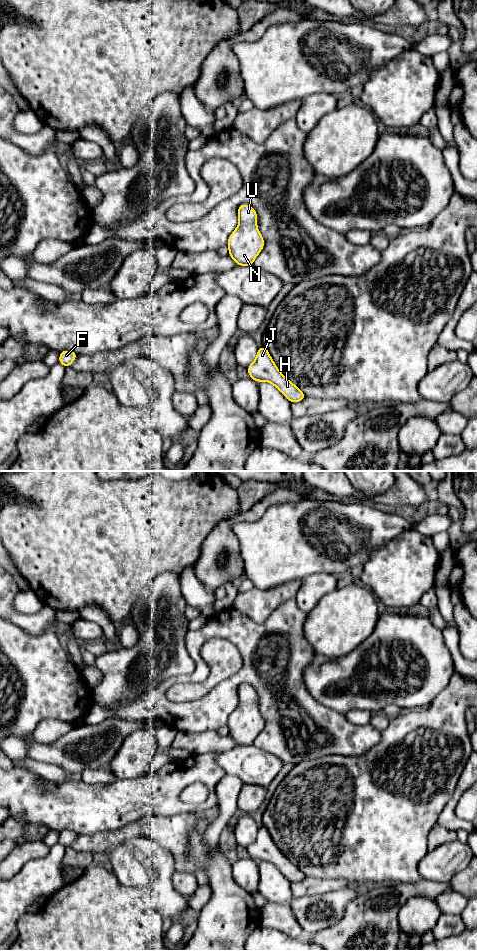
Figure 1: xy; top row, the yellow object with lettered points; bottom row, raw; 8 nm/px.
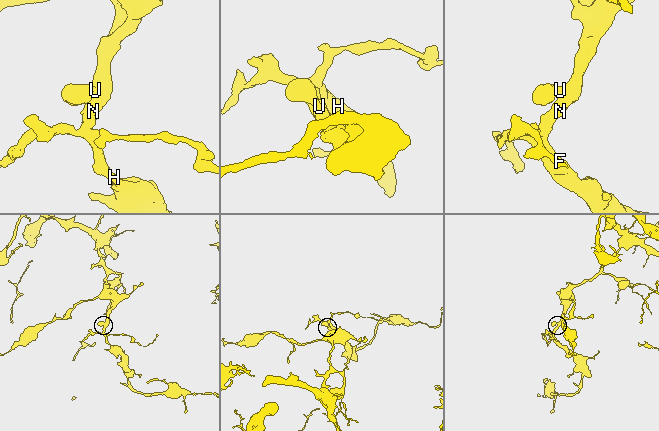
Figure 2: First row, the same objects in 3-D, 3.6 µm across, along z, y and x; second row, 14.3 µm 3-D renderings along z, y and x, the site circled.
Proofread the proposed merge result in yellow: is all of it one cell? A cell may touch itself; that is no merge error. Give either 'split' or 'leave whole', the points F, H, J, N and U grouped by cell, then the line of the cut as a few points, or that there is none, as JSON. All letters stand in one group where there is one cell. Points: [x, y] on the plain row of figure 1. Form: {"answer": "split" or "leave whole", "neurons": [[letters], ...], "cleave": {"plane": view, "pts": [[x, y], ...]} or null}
{"answer": "leave whole", "neurons": [["F", "H", "J", "N", "U"]], "cleave": null}

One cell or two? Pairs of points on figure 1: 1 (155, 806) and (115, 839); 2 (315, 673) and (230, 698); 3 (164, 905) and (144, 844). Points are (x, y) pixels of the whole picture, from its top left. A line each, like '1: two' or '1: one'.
1: two
2: two
3: one

